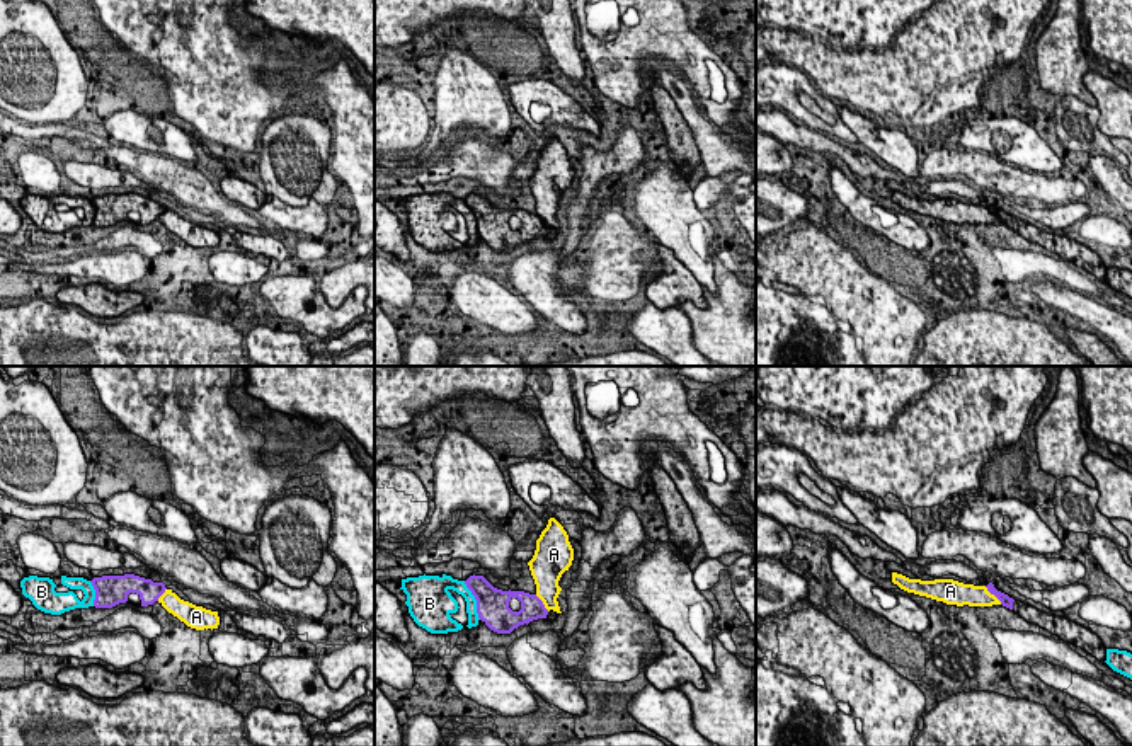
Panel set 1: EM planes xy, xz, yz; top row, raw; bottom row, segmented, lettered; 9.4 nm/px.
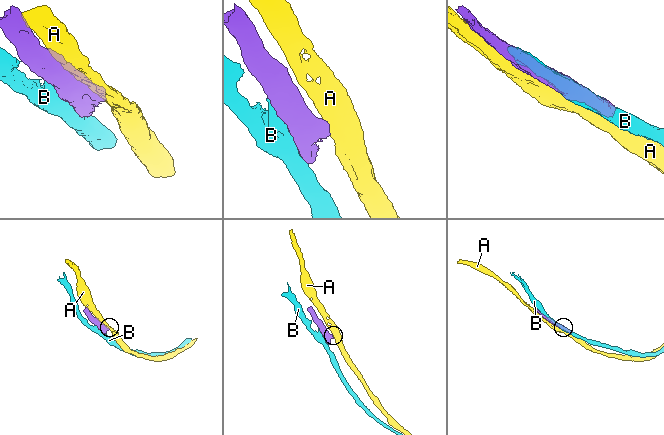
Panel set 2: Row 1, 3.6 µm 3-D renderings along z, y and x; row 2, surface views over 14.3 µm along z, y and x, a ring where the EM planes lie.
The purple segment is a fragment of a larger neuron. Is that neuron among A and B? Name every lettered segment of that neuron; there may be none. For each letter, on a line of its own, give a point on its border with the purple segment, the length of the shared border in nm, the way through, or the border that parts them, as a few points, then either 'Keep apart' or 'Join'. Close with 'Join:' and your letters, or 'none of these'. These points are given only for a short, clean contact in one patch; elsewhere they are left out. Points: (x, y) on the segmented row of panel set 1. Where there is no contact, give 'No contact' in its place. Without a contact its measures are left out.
A: Touches purple at yz (993, 593). Shared border 240 nm. Boundary: yz (984, 586), (1001, 603). Keep apart
B: Touches purple at xz (475, 598). Shared border 400 nm. Keep apart
Join: none of these

